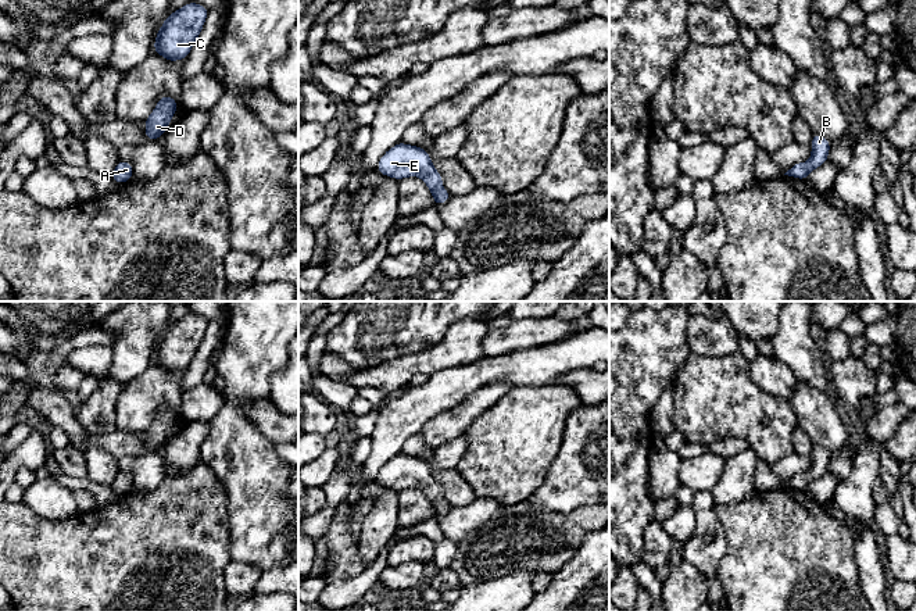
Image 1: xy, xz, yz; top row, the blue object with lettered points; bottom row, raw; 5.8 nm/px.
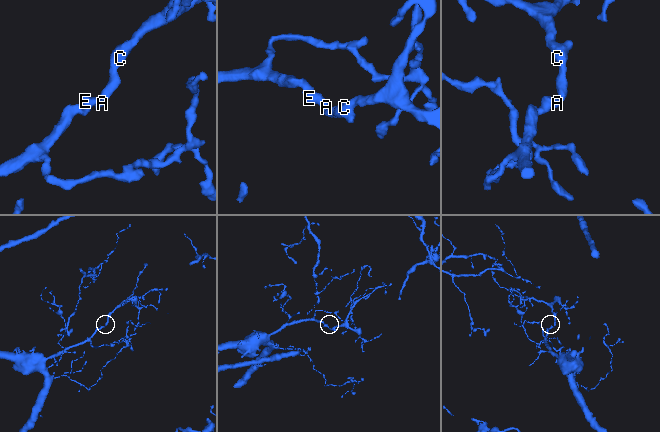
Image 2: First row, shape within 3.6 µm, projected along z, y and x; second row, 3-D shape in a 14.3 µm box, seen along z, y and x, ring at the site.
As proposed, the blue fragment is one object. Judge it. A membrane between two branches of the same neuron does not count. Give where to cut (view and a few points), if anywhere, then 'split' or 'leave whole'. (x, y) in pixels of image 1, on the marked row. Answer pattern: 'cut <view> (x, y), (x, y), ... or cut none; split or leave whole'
cut none; leave whole

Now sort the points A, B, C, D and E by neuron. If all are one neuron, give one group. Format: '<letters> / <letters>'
A B C D E

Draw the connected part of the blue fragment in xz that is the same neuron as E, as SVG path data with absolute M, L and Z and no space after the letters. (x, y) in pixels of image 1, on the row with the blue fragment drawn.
M400 142L389 149L378 162L376 171L401 181L408 176L421 178L433 194L433 204L440 206L451 199L443 187L443 178L434 168L426 149Z

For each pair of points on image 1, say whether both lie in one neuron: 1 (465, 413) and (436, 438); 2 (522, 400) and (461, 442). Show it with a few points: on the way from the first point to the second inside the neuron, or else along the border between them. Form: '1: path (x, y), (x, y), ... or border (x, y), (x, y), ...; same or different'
1: path (458, 420), (443, 431); same
2: border (464, 435), (467, 450), (454, 468); different

